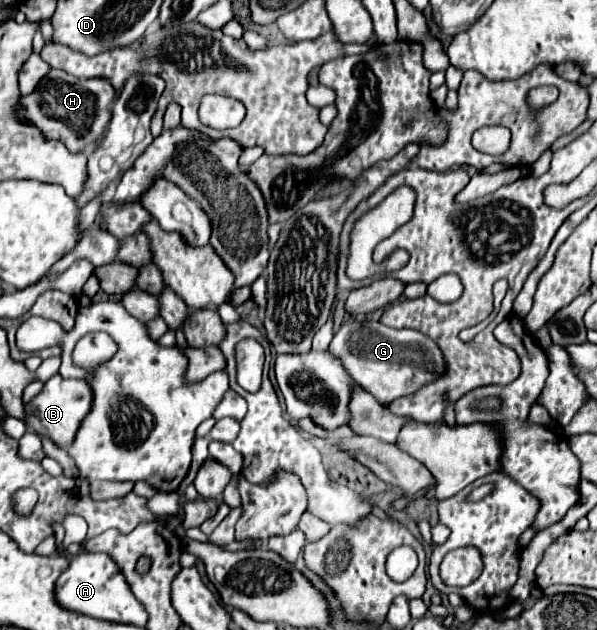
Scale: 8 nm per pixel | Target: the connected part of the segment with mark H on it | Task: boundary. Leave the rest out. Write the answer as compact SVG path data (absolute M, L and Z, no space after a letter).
M51 69L35 87L33 93L23 95L19 101L19 109L17 109L17 119L23 123L31 123L35 125L47 139L55 139L61 141L71 153L91 153L97 143L105 137L107 133L107 125L111 121L111 103L117 97L115 87L109 83L109 79L105 77L93 77L93 79L77 79L73 75L69 75L63 69Z

